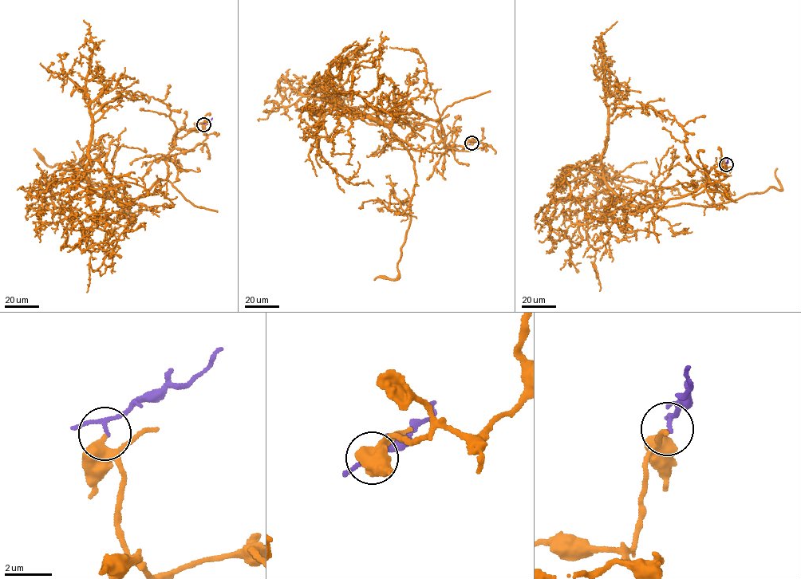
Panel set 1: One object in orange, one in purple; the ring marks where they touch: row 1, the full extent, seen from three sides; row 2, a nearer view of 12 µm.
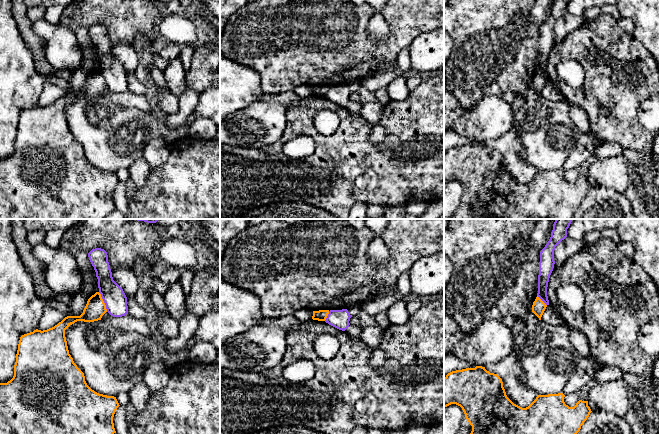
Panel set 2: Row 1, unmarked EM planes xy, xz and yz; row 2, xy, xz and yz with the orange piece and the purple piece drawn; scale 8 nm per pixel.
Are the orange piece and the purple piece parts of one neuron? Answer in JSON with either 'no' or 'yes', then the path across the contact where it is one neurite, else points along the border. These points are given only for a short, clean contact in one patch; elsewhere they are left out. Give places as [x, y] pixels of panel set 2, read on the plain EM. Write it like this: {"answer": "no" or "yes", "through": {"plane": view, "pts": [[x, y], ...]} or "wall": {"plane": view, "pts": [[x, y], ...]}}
{"answer": "no", "wall": {"plane": "xy", "pts": [[98, 68], [107, 87]]}}

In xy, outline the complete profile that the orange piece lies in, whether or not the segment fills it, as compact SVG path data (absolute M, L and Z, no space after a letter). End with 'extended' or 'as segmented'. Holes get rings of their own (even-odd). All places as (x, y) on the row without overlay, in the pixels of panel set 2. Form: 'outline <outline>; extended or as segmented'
outline M99 68L92 71L80 92L67 92L47 106L34 106L20 113L14 152L7 159L0 159L0 219L105 219L116 209L113 193L120 182L116 173L99 170L85 157L84 149L69 130L65 106L77 97L101 96L107 88Z; as segmented

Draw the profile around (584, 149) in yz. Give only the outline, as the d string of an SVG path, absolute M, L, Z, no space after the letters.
M581 132L575 149L570 153L562 169L564 171L577 169L590 156L593 155L594 150L595 146L593 144L592 137Z

